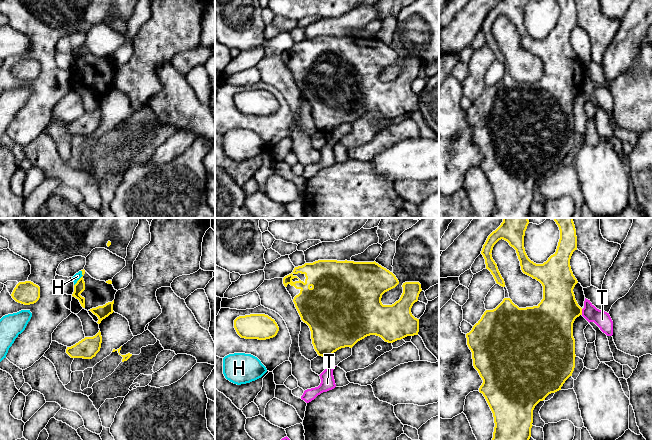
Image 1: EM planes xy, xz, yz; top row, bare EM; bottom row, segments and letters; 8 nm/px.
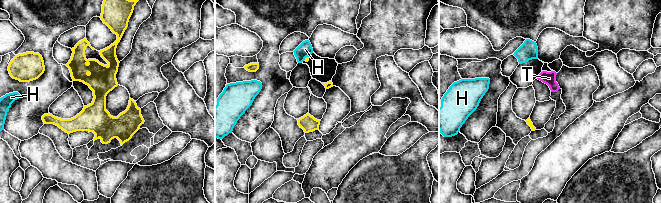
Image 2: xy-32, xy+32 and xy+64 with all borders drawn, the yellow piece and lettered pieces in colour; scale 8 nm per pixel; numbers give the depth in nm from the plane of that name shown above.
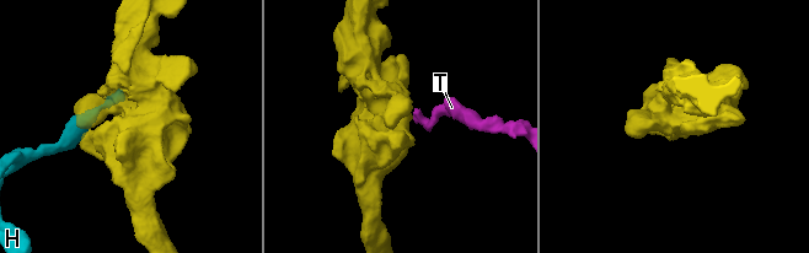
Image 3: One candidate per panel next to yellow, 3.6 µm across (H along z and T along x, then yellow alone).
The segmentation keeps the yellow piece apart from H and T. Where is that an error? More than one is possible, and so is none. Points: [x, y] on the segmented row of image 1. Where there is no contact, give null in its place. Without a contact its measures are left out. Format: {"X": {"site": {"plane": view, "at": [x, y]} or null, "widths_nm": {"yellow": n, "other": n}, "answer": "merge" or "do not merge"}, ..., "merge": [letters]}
{"H": {"site": {"plane": "xy", "at": [80, 278]}, "widths_nm": {"yellow": 90, "other": 60}, "answer": "do not merge"}, "T": {"site": {"plane": "yz", "at": [581, 312]}, "widths_nm": {"yellow": 340, "other": 140}, "answer": "do not merge"}, "merge": []}

